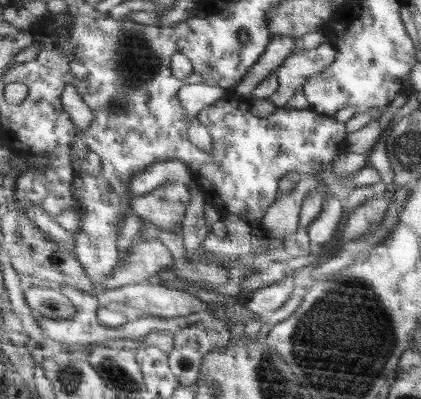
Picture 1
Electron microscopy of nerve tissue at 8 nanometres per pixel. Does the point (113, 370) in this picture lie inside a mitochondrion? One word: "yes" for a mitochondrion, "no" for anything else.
yes

